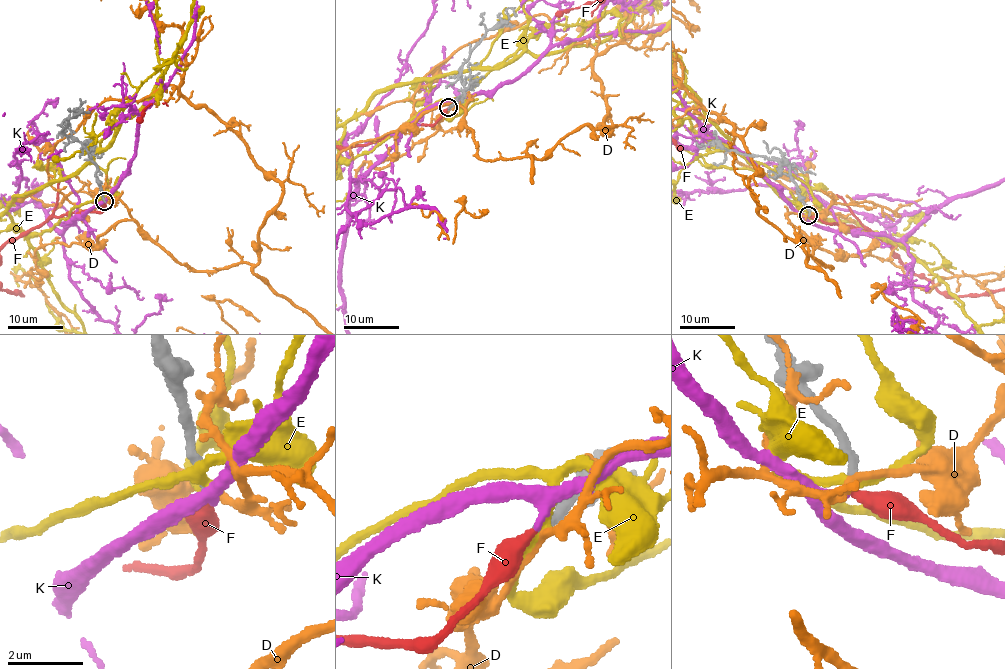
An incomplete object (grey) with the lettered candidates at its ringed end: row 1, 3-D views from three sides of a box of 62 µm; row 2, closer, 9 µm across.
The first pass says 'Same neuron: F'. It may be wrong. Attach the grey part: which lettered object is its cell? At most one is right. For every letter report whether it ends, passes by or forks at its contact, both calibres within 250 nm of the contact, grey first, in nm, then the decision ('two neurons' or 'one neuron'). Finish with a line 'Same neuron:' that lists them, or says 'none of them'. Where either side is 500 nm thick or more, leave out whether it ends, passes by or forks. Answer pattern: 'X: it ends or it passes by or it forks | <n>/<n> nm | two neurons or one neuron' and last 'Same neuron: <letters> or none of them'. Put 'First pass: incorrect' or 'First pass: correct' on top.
First pass: incorrect
D: it passes by | 200/200 nm | two neurons
E: it passes by | 200/240 nm | two neurons
F: it ends | 190/360 nm | two neurons
K: it passes by | 190/220 nm | one neuron
Same neuron: K

